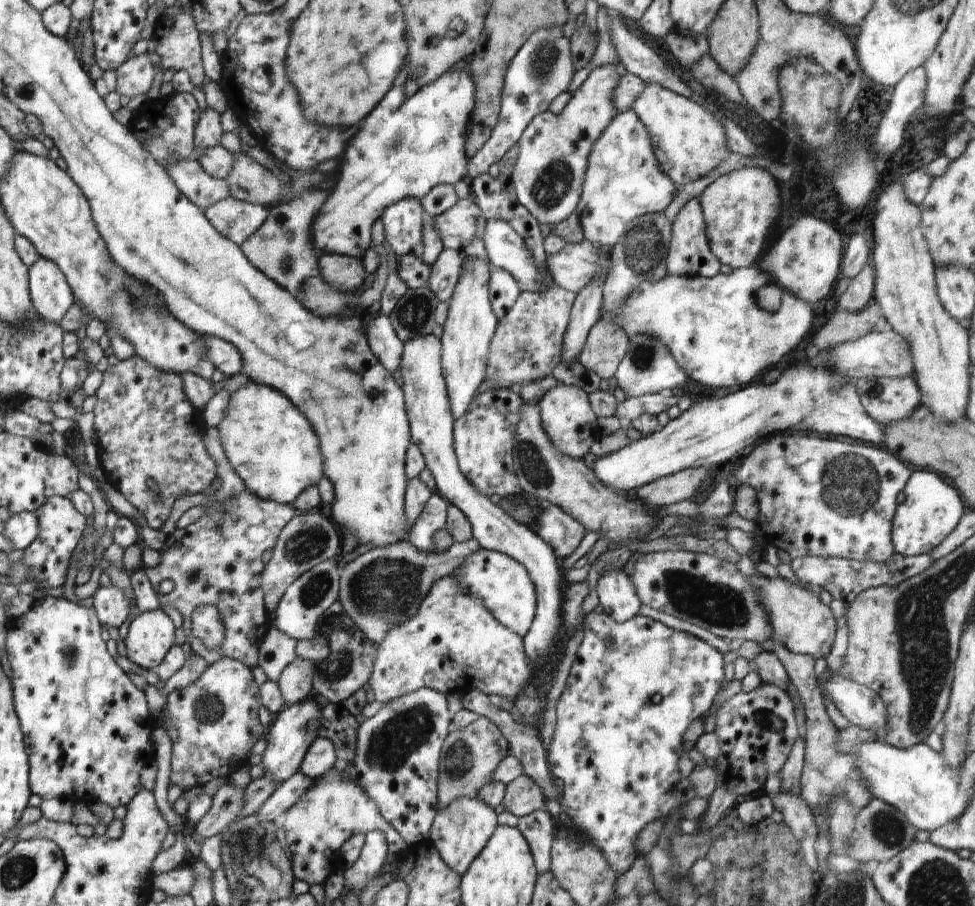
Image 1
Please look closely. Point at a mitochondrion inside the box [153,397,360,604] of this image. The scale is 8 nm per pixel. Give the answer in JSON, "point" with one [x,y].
{"point":[311,542]}

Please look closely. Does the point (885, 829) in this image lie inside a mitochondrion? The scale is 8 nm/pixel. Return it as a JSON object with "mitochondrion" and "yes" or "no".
{"mitochondrion":"yes"}

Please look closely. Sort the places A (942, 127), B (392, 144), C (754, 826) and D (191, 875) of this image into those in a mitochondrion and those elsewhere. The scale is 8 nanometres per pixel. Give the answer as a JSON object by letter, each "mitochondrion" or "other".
{"A":"other","B":"mitochondrion","C":"other","D":"other"}

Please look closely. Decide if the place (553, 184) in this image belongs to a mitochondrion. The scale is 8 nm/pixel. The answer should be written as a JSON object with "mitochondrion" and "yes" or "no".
{"mitochondrion":"yes"}

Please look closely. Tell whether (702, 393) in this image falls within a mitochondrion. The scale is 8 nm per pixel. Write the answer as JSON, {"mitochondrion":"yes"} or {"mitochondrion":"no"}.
{"mitochondrion":"no"}

